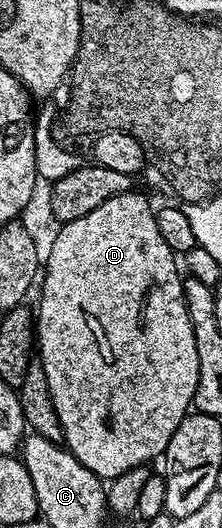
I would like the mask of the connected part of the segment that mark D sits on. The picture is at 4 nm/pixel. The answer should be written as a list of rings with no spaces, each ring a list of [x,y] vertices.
[[[132,190],[126,195],[111,197],[111,201],[103,201],[99,209],[91,209],[87,217],[79,217],[60,228],[61,232],[49,247],[49,260],[43,263],[43,278],[39,283],[41,304],[35,307],[35,351],[43,365],[43,373],[47,373],[47,385],[51,388],[51,401],[55,401],[55,413],[59,413],[64,446],[103,481],[119,477],[119,473],[127,473],[127,469],[152,464],[152,459],[160,460],[171,437],[175,437],[175,429],[179,429],[186,415],[190,414],[195,389],[199,385],[199,349],[195,349],[195,333],[185,304],[183,275],[175,253],[159,234],[154,204],[149,204],[137,194],[136,190]]]

